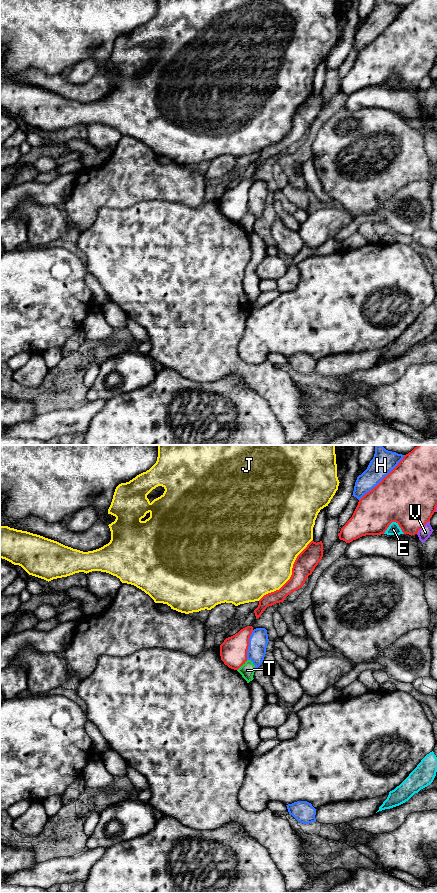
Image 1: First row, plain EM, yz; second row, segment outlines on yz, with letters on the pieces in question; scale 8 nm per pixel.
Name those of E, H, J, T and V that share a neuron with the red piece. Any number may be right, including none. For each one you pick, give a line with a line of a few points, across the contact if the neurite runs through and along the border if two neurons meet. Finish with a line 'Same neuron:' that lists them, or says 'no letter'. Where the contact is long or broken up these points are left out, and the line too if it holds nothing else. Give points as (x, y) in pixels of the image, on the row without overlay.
Same neuron: no letter

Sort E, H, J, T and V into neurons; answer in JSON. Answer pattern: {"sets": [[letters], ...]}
{"sets": [["E"], ["H"], ["J"], ["T"], ["V"]]}

